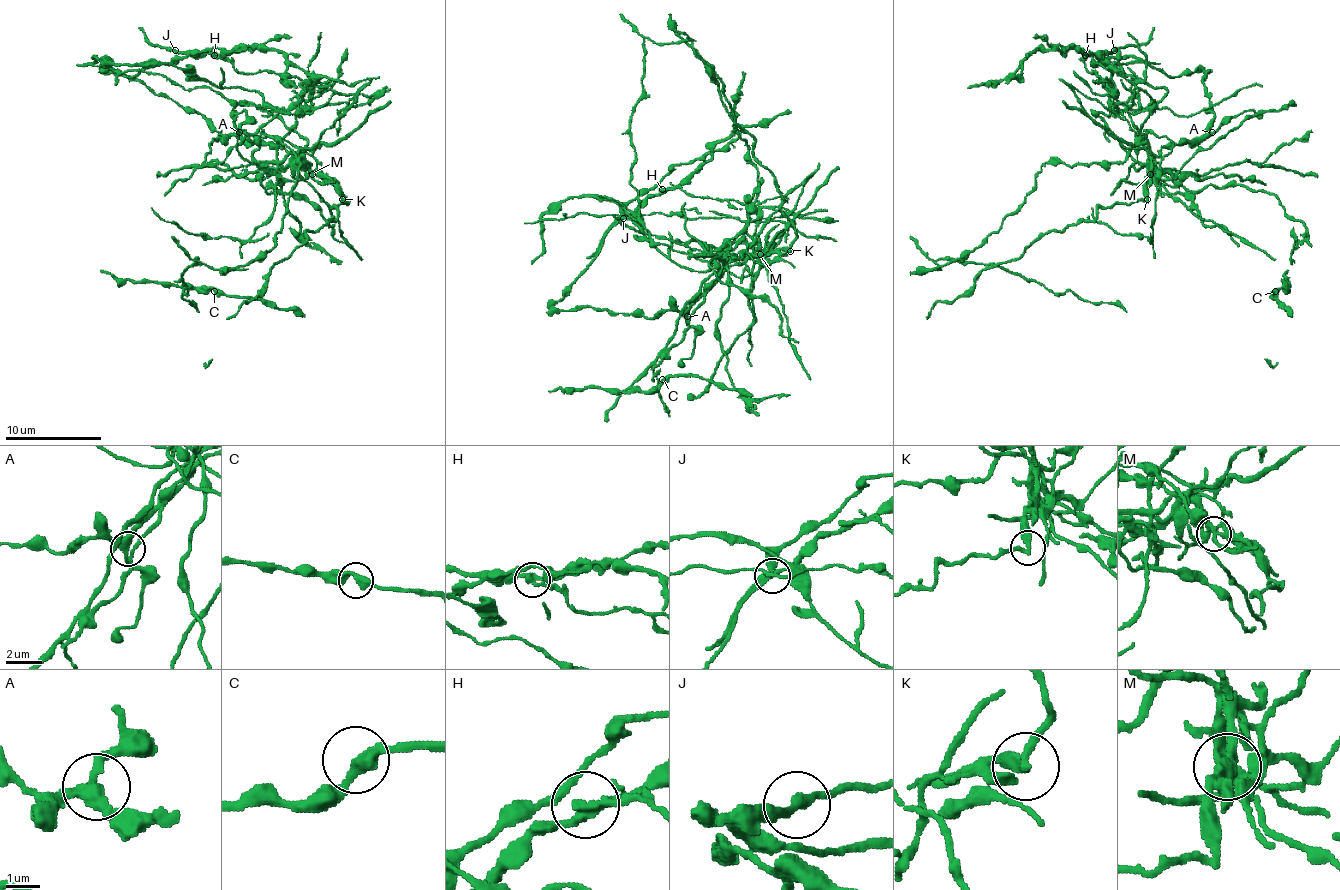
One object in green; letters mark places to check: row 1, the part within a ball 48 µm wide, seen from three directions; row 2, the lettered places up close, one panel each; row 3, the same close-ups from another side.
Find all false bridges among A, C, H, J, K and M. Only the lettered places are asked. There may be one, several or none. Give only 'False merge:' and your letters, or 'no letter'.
False merge: H, K, M

